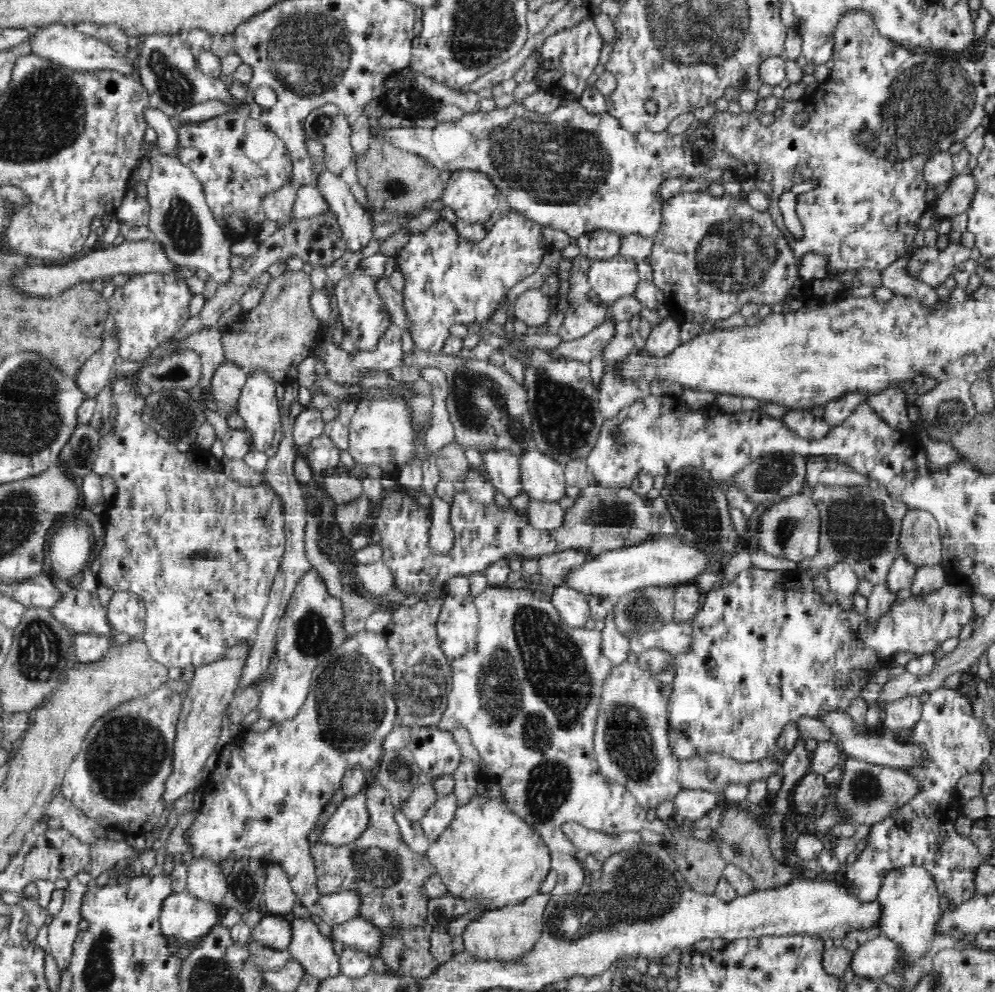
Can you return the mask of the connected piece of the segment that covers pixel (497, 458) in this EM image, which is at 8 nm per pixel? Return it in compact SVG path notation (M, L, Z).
M484 450L480 452L482 456L482 468L486 477L491 482L491 484L499 492L502 492L503 496L506 496L509 500L518 496L522 493L523 488L521 487L521 482L519 481L519 456L515 455L510 450Z

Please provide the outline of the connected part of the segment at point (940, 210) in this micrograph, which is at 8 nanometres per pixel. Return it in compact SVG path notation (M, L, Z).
M970 173L957 176L940 188L937 199L930 205L935 217L948 218L966 212L974 200L976 186L976 180Z

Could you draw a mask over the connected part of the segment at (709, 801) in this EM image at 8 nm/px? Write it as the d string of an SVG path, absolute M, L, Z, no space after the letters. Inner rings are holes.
M681 788L672 801L679 816L694 821L706 816L719 804L717 793L688 788Z

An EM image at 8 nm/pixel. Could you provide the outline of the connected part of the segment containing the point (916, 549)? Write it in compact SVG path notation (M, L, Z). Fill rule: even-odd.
M907 509L902 518L899 550L920 568L922 565L936 565L941 559L941 536L934 516L926 510Z

